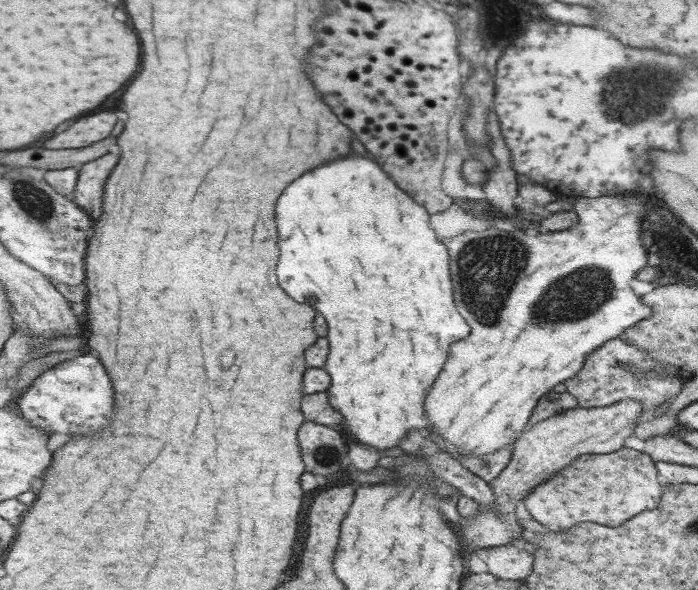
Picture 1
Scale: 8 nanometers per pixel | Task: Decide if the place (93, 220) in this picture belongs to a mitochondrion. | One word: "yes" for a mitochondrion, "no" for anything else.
no

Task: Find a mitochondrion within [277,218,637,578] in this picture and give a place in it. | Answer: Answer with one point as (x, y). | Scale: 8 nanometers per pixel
(488, 261)

